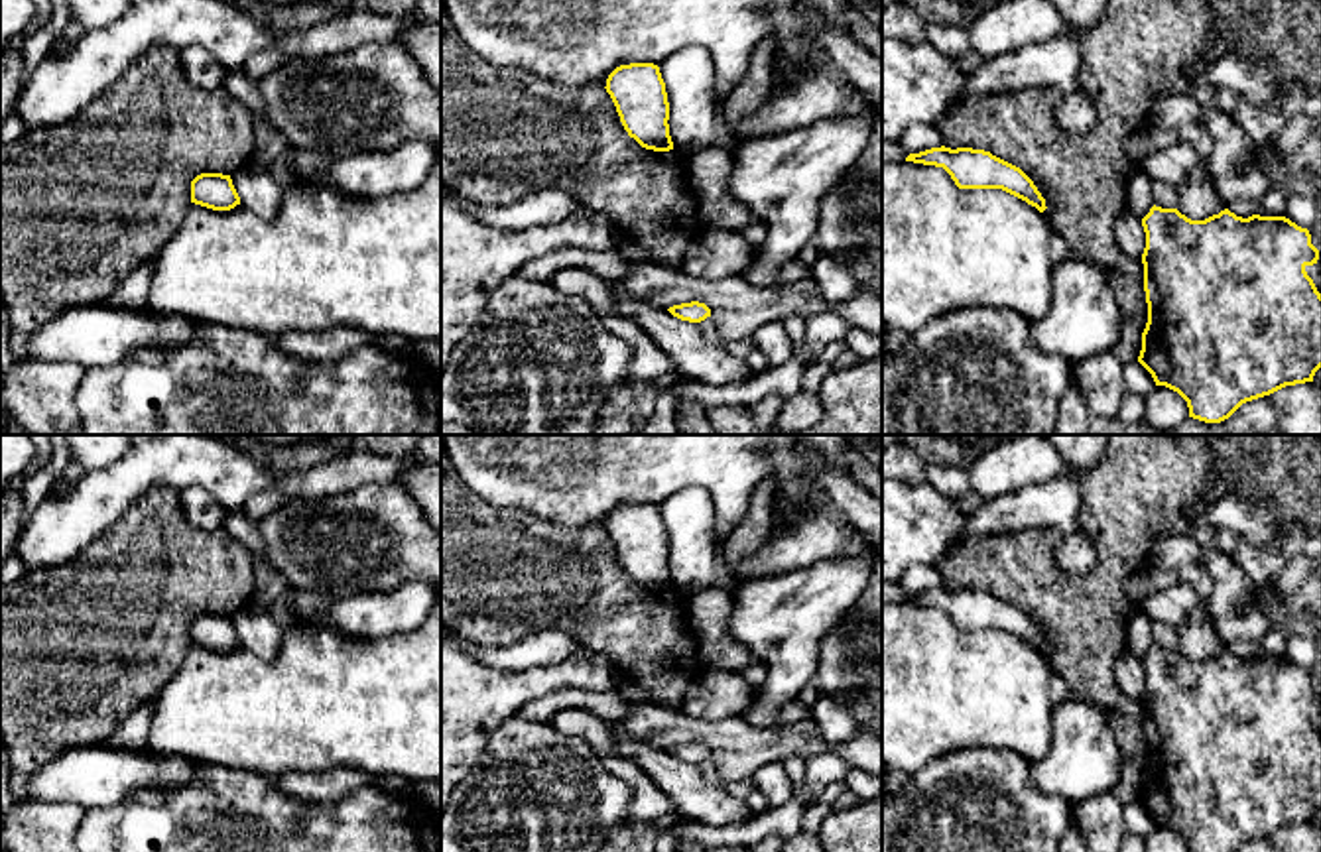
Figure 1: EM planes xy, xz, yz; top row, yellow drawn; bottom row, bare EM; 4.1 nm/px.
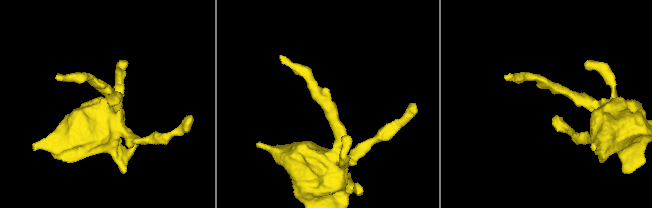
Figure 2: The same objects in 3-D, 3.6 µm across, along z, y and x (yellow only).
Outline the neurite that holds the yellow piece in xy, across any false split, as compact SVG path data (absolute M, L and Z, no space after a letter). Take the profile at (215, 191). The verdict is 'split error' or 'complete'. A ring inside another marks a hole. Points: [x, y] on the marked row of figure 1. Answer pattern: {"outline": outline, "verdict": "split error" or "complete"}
{"outline": "M201 173L191 181L191 203L213 211L230 211L240 205L240 197L230 175Z", "verdict": "complete"}

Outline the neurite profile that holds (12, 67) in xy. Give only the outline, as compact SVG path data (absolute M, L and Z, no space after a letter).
M10 53L0 59L0 128L16 110L16 100L28 81L24 53Z

